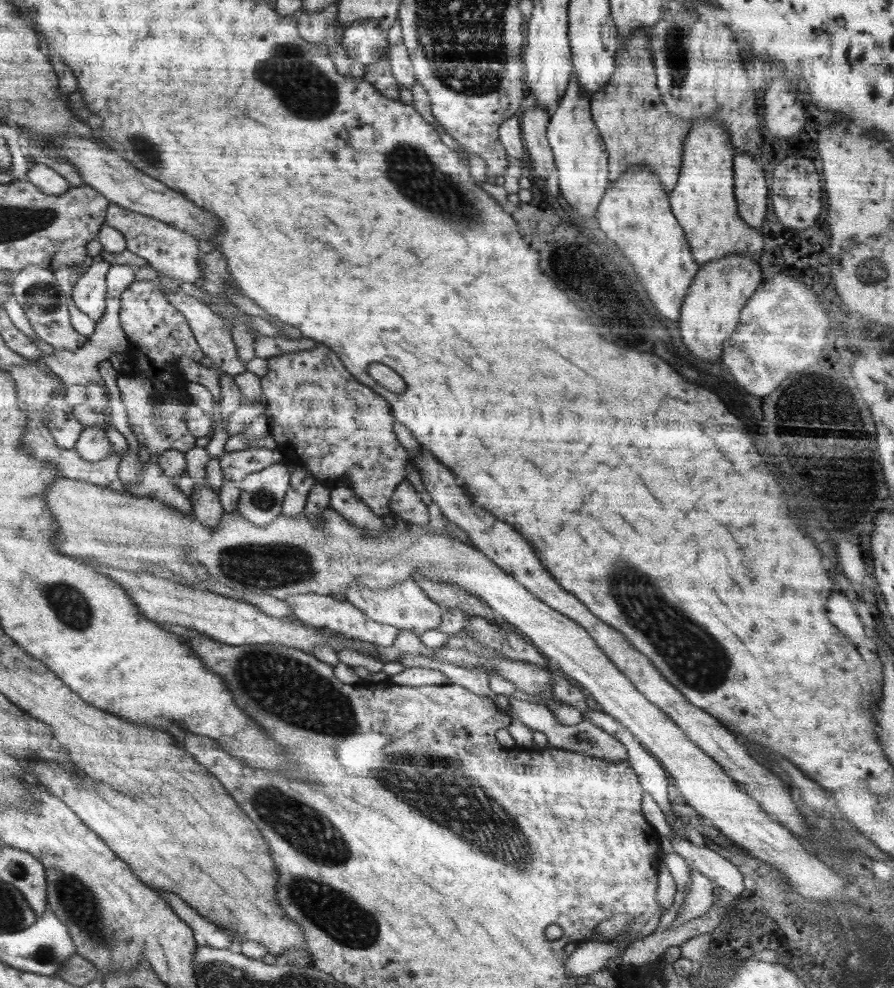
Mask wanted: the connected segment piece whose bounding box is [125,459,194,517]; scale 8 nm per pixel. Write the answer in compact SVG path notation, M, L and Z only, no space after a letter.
M155 459L149 460L148 466L143 468L143 476L137 483L125 485L131 495L142 498L156 499L185 515L194 517L189 498L177 487L176 481L164 474L163 468L158 466Z

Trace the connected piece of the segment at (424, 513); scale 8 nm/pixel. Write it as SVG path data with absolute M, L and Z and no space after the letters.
M402 480L395 488L390 499L392 516L400 518L410 524L411 527L427 527L429 518L427 504L424 504L419 494L414 490L412 482Z

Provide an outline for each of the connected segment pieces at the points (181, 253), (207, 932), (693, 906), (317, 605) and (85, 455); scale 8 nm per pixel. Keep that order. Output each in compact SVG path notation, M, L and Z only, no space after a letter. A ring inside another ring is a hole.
M114 203L108 211L107 225L124 235L127 240L126 250L146 260L147 265L158 272L159 279L153 282L158 289L176 292L183 282L196 283L203 277L197 264L198 241L193 236L156 218L144 216Z
M161 892L161 898L171 906L173 911L193 930L195 944L212 948L228 949L231 944L229 936L220 930L214 923L200 916L194 909L190 908L177 894Z
M688 863L687 866L689 884L685 900L671 928L682 926L685 922L702 916L713 903L714 883L705 874L692 867L692 864Z
M308 593L303 595L290 596L287 598L289 608L294 612L295 618L304 621L308 625L317 628L337 631L345 636L360 639L362 641L374 643L378 646L391 646L394 644L400 629L390 624L374 622L359 608L356 608L348 600L336 600L332 595L317 595Z
M96 426L85 427L73 448L85 461L91 463L98 462L114 452L113 444L108 440L107 434Z

